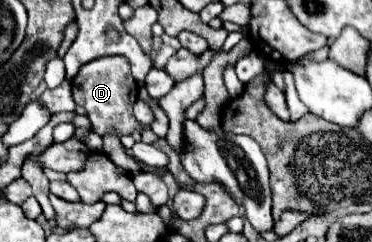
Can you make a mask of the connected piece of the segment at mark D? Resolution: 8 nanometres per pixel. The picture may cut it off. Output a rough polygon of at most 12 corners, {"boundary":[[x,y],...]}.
{"boundary":[[125,56],[97,58],[71,82],[95,132],[133,134],[137,82]]}

